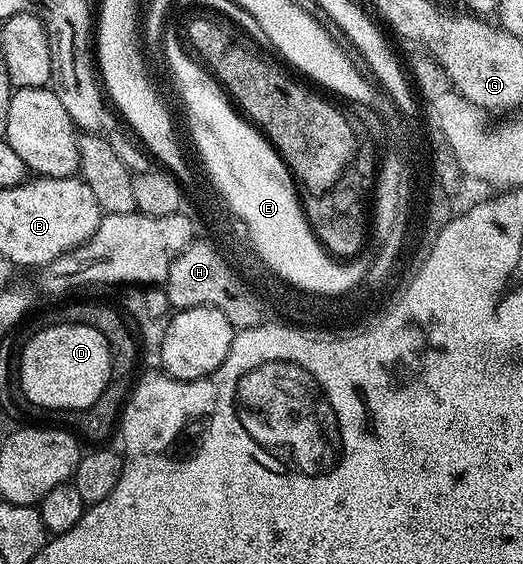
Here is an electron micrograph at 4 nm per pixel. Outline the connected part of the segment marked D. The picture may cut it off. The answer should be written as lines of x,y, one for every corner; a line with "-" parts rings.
62,324
37,330
20,351
18,390
28,402
44,410
84,410
112,379
112,350
107,340
89,326

